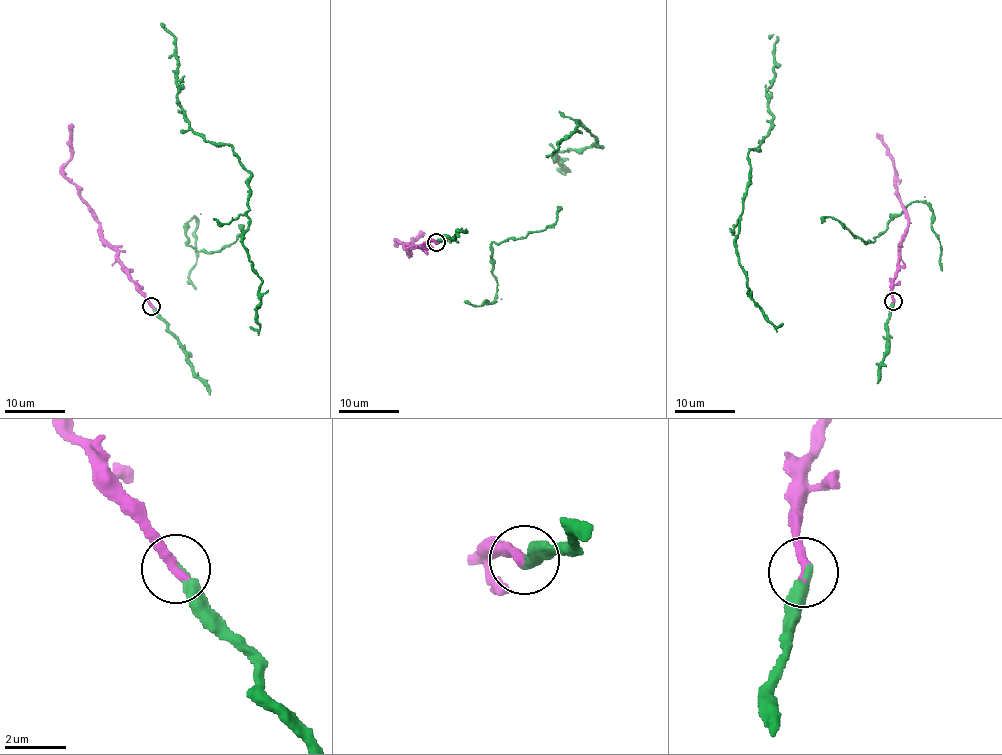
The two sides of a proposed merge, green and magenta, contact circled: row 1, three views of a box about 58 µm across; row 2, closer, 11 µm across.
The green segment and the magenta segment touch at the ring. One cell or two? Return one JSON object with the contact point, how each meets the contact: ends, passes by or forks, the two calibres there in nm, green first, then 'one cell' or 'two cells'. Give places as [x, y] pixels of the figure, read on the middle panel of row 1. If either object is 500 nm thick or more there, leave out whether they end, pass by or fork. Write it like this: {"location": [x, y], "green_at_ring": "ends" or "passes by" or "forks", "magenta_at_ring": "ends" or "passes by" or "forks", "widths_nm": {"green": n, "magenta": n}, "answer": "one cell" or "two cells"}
{"location": [436, 242], "green_at_ring": "ends", "magenta_at_ring": "ends", "widths_nm": {"green": 360, "magenta": 320}, "answer": "one cell"}

